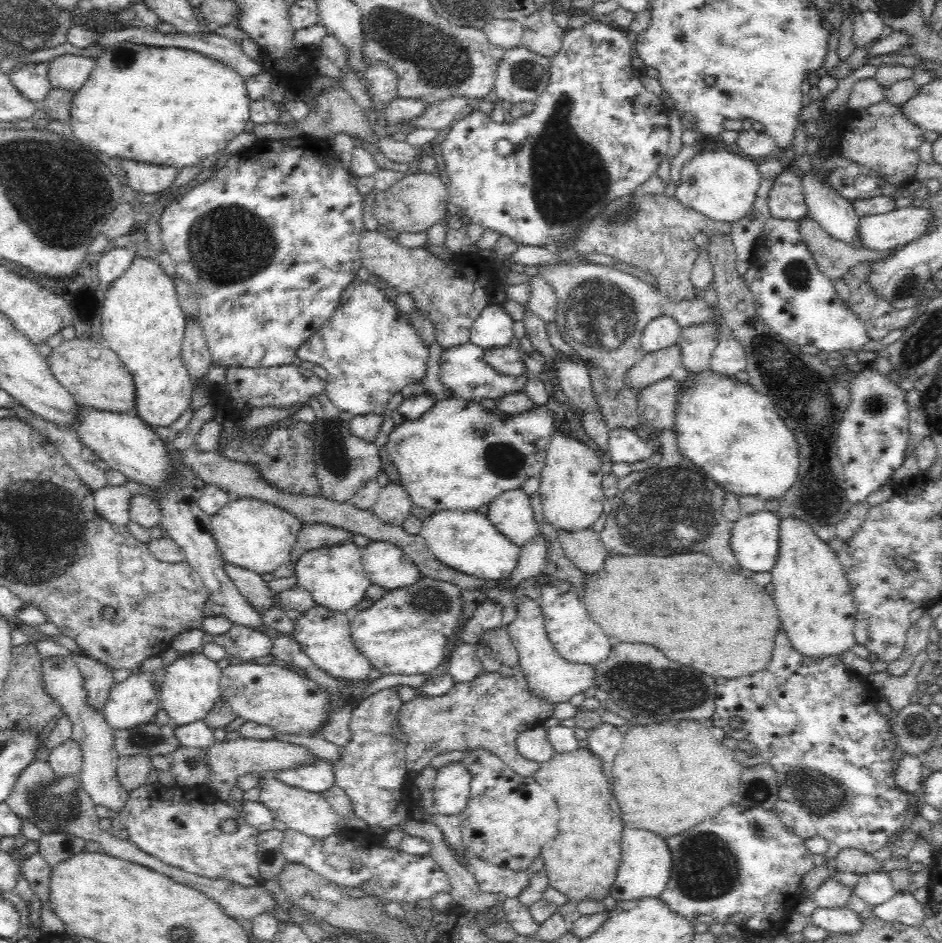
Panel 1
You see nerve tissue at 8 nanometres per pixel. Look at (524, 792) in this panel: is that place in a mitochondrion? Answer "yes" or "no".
no

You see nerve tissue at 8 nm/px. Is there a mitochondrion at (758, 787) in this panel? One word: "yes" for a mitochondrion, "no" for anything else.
yes

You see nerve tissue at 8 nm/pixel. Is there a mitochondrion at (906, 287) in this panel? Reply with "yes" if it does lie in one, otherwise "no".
yes

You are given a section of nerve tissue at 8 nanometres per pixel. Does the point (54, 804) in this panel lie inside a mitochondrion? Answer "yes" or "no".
yes

